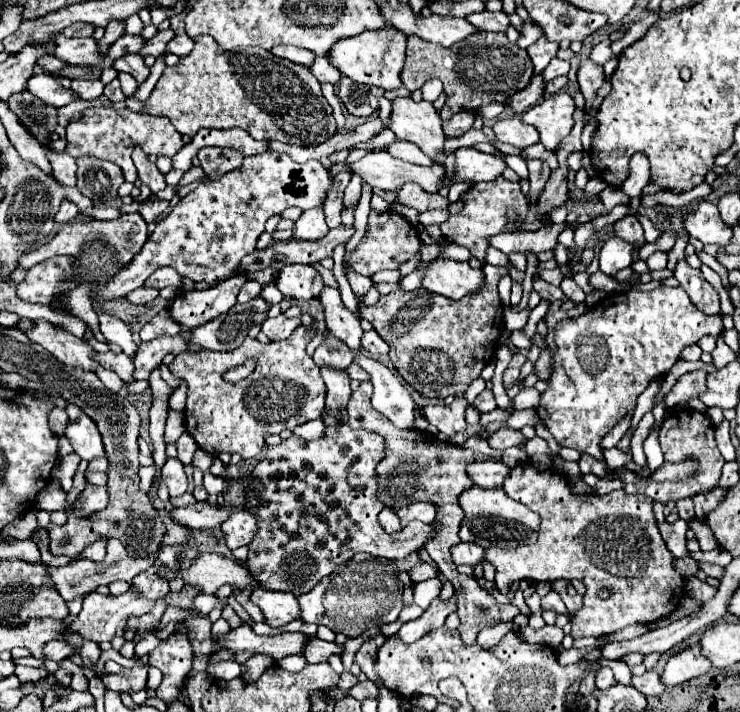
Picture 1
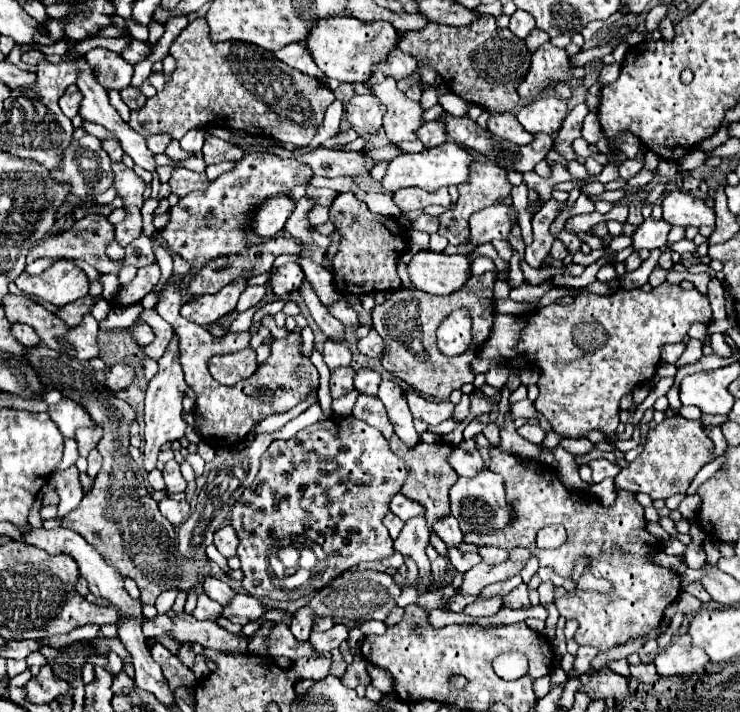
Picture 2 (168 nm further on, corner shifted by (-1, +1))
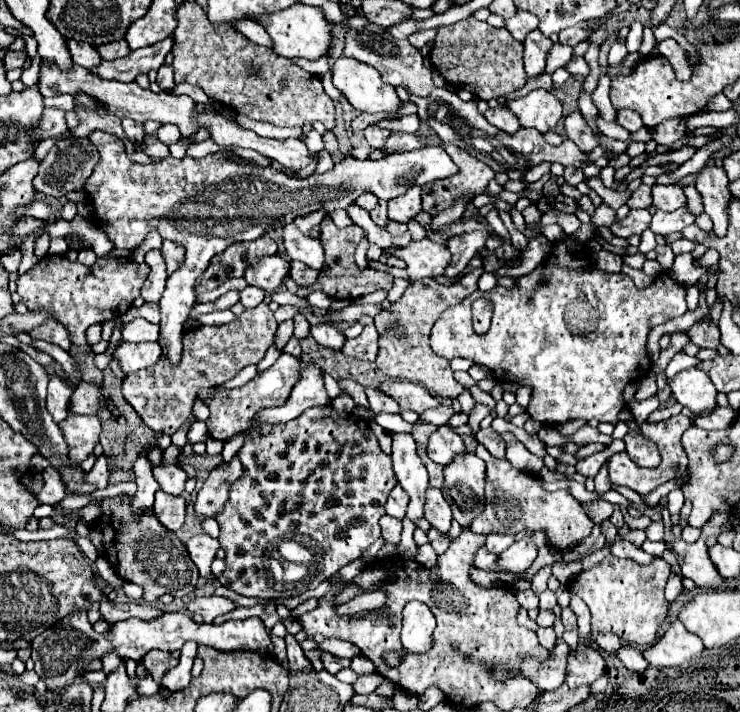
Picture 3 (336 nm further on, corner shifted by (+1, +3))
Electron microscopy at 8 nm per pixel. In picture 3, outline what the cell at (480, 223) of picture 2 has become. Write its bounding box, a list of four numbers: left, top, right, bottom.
[444,230,490,278]

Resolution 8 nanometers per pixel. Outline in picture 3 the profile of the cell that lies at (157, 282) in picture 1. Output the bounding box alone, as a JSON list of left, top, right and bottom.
[16,254,150,346]

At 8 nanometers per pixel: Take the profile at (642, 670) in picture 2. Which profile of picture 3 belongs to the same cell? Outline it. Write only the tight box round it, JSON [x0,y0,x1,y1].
[616,644,648,672]

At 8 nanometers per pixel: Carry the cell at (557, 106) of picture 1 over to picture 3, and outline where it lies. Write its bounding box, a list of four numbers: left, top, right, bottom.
[508,90,562,132]

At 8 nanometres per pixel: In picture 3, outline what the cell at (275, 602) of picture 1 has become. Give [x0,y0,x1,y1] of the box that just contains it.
[186,596,236,624]

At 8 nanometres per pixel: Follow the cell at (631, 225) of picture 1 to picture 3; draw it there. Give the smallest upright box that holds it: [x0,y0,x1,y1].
[626,184,650,208]

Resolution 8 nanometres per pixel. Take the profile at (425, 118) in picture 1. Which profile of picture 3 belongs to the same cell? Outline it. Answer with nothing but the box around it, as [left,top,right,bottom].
[332,58,400,112]

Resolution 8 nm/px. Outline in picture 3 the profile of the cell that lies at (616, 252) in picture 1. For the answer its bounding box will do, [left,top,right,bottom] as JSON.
[650,206,696,236]

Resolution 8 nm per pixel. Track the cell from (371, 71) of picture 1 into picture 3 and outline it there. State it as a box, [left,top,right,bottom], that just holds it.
[252,2,332,60]

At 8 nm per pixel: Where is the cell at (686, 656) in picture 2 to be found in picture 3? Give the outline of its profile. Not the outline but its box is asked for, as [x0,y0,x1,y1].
[644,620,702,666]

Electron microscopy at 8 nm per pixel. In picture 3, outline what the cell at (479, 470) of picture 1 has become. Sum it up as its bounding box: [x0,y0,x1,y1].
[426,424,464,466]

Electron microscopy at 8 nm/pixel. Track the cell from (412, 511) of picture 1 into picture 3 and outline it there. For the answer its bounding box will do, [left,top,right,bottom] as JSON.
[386,484,410,520]

